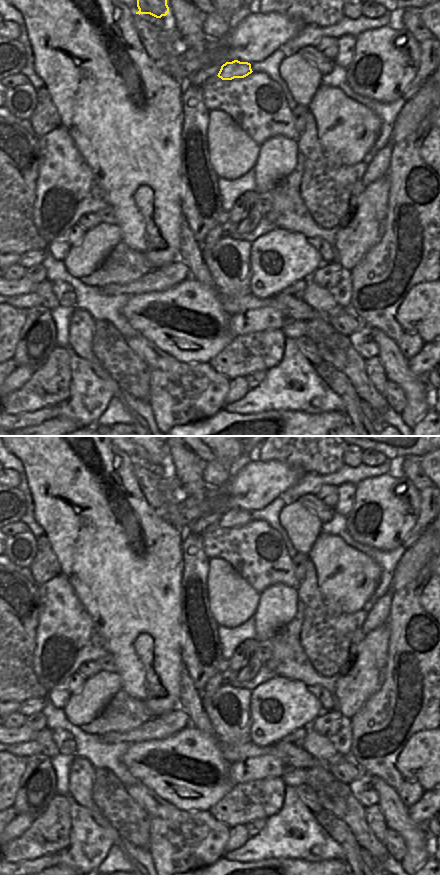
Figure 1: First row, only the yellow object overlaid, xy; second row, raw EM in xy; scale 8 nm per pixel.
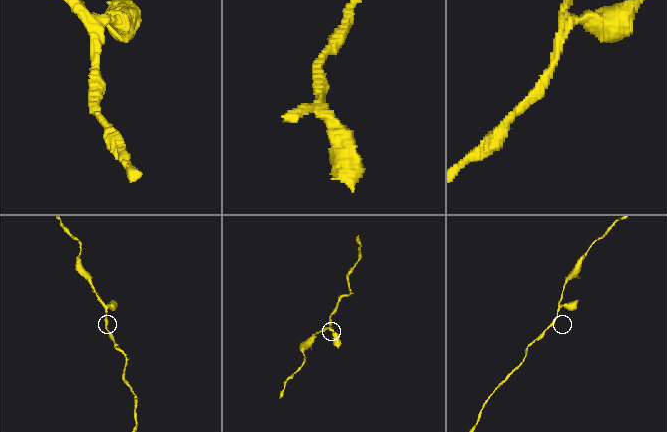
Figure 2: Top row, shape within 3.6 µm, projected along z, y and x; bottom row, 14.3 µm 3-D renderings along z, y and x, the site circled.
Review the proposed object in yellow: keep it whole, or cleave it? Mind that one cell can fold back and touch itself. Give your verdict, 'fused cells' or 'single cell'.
single cell

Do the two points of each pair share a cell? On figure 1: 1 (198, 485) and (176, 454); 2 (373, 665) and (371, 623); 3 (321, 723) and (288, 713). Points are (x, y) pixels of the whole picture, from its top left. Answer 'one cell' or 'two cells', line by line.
1: one cell
2: two cells
3: two cells

